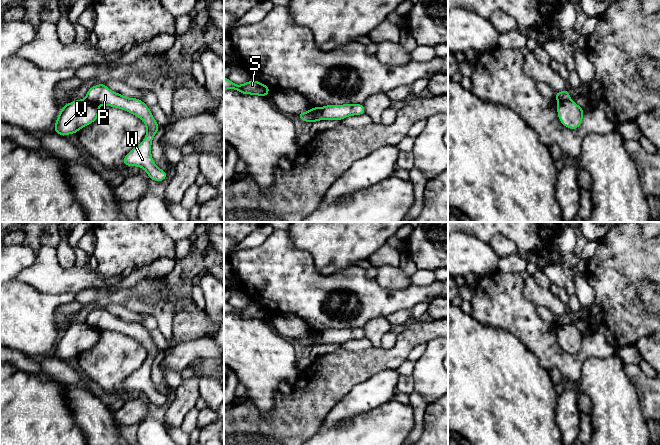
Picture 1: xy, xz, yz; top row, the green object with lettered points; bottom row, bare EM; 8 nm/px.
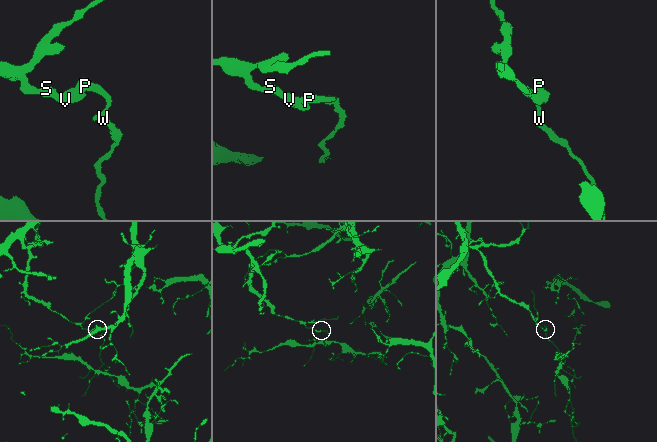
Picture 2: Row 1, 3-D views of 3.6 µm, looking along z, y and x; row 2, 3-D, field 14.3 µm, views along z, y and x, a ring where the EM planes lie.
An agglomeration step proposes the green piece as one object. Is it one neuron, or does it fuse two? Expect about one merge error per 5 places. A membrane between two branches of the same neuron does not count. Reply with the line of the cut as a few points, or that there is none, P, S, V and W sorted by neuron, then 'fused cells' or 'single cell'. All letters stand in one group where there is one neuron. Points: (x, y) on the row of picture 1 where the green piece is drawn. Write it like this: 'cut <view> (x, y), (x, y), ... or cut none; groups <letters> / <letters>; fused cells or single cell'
cut xy (85, 98), (98, 105); groups P W / S V; fused cells

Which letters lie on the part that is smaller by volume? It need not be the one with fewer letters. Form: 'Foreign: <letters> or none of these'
Foreign: P, W

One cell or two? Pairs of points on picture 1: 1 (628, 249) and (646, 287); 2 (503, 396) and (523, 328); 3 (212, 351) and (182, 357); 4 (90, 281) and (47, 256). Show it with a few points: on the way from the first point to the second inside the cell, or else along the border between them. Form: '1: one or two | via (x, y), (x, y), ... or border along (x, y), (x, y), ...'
1: two | border along (646, 276), (637, 284), (638, 295), (644, 303)
2: two | border along (499, 327), (513, 333), (535, 357)
3: one | via (205, 351), (189, 351)
4: one | via (78, 279), (65, 279), (54, 268)

